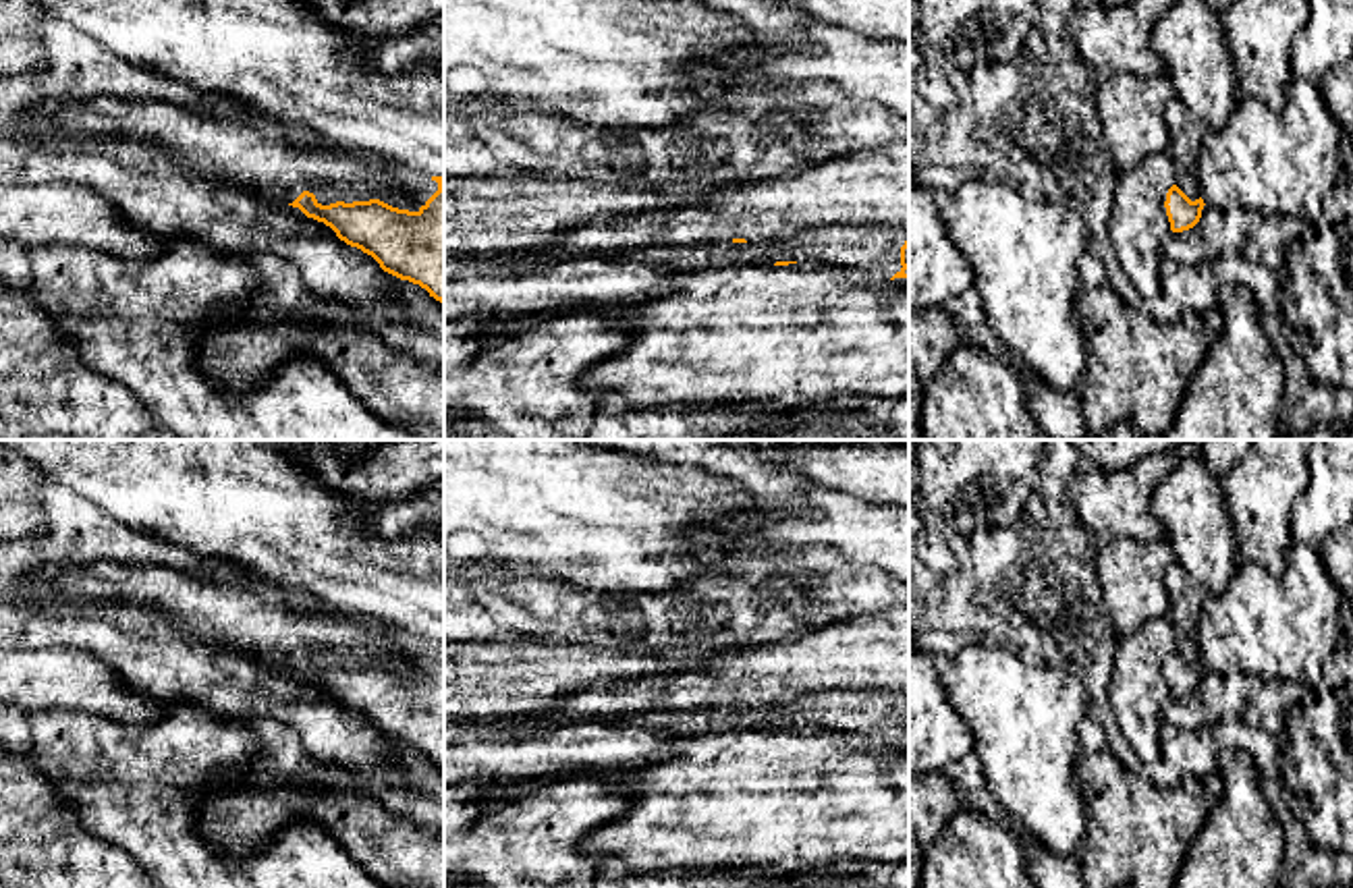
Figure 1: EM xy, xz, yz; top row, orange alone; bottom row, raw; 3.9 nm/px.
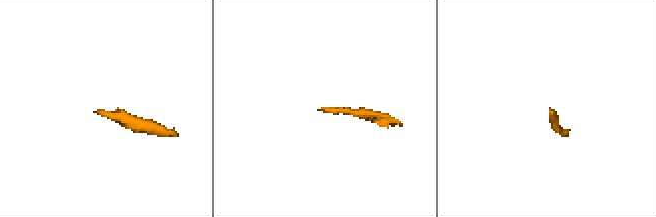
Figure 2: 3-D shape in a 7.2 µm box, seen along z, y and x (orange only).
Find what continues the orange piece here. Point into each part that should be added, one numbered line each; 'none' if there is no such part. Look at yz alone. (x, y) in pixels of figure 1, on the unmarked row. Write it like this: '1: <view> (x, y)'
1: yz (1185, 596)

